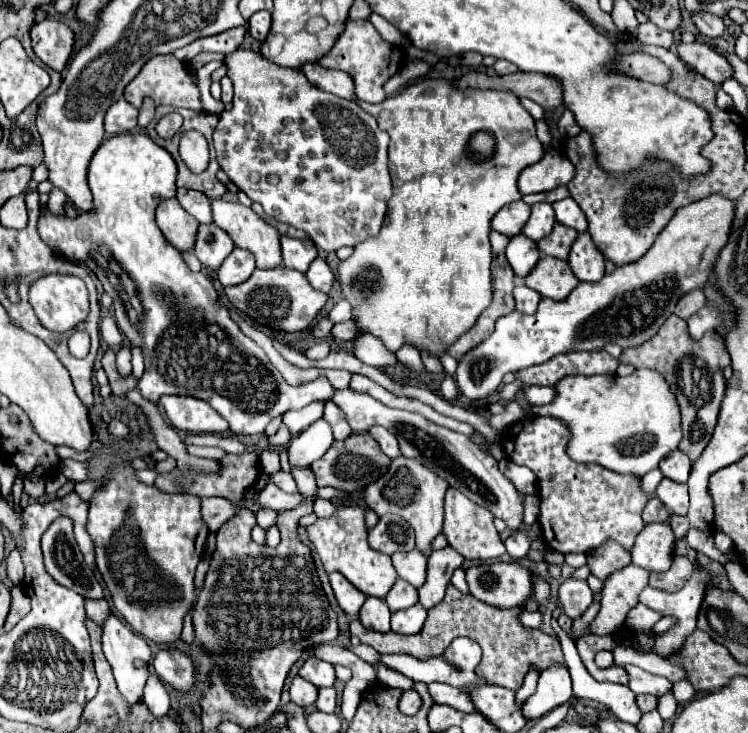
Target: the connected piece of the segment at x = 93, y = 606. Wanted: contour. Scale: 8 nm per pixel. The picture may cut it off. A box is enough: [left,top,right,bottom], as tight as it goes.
[85,598,110,626]

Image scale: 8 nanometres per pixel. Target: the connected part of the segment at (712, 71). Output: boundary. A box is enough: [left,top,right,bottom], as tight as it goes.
[677,42,731,82]

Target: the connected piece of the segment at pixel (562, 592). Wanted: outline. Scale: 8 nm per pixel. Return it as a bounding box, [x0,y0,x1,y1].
[559,578,591,620]

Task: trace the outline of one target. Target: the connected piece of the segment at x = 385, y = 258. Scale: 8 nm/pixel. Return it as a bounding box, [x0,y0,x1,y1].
[337,80,545,356]

